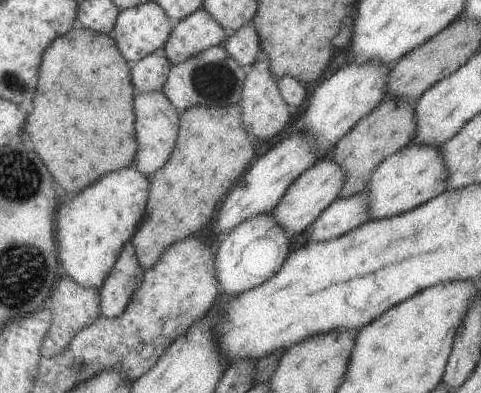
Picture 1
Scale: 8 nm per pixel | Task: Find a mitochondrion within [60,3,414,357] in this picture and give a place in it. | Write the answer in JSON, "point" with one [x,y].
{"point":[215,79]}

